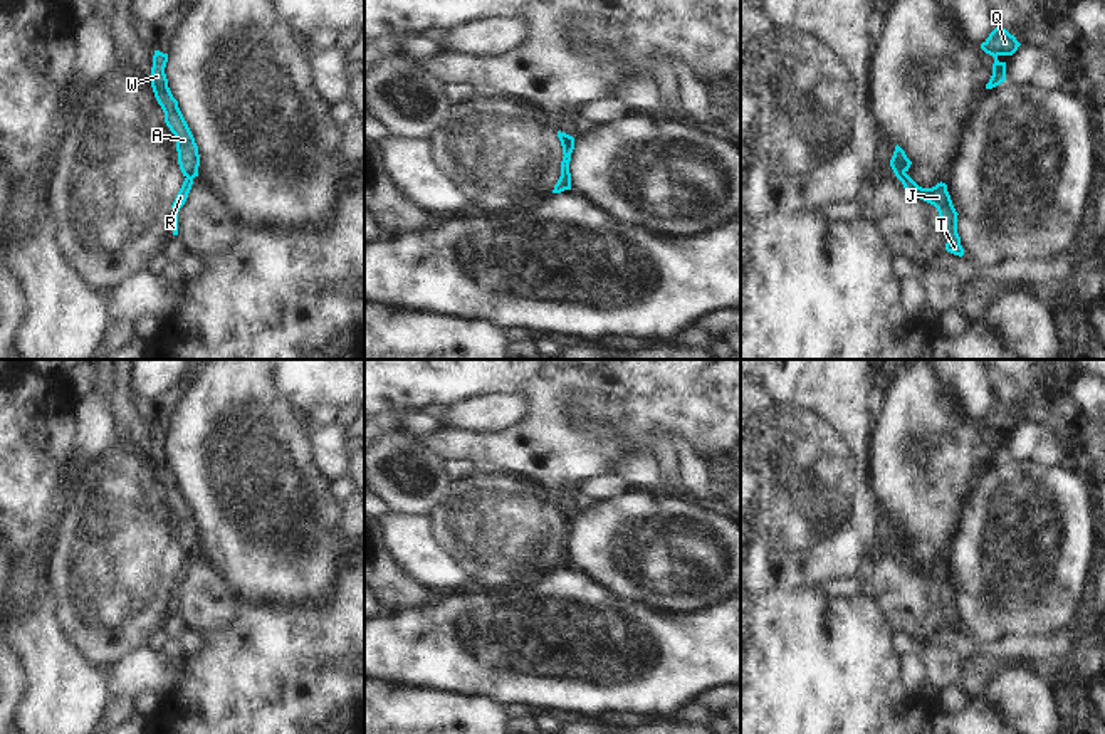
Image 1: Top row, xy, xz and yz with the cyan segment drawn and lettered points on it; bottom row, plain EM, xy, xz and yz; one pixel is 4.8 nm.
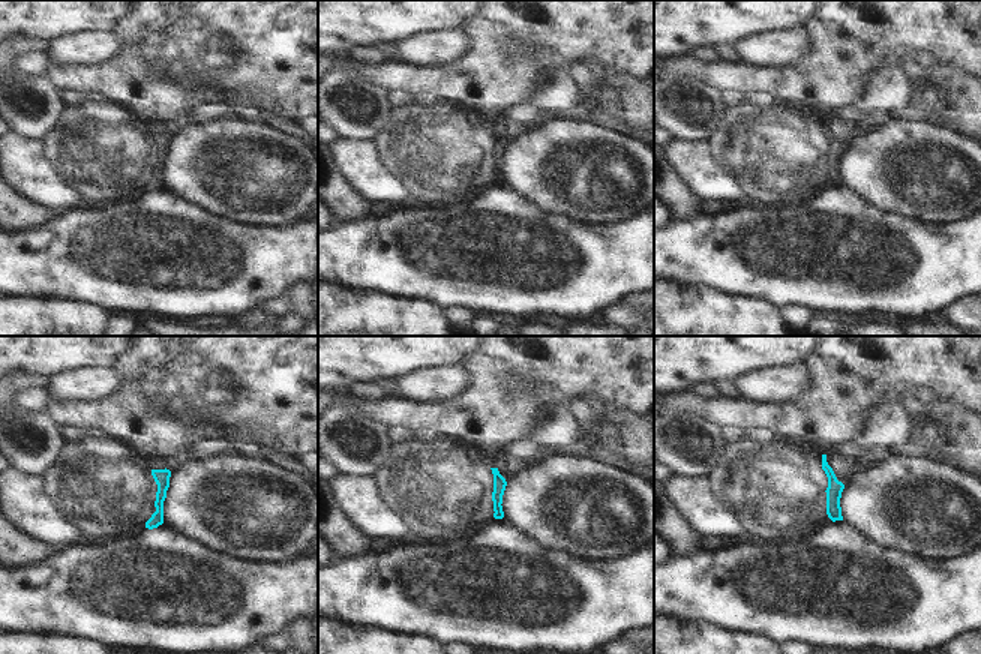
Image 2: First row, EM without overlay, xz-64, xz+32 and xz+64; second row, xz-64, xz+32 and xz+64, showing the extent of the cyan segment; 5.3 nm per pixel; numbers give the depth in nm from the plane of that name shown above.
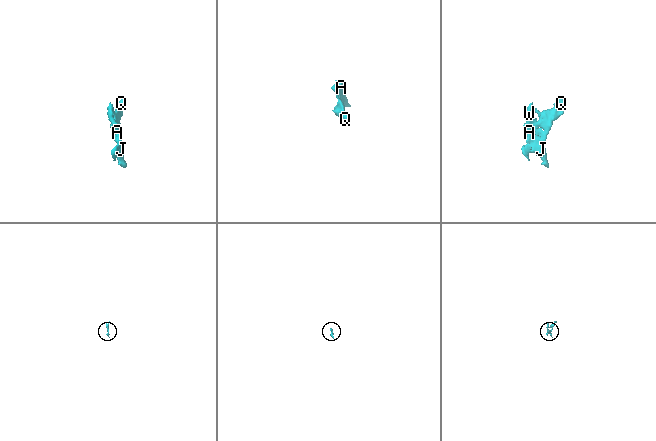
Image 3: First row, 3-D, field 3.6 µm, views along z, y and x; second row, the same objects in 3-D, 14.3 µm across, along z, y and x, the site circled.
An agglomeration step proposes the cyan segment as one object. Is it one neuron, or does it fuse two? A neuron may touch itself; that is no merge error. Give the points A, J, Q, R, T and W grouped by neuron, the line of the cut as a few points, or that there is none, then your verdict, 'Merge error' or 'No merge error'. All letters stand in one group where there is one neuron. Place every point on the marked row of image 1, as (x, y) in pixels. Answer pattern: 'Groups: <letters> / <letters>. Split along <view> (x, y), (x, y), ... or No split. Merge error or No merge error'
Groups: A Q W / J R T. Split along xy (197, 172), (187, 177). Merge error

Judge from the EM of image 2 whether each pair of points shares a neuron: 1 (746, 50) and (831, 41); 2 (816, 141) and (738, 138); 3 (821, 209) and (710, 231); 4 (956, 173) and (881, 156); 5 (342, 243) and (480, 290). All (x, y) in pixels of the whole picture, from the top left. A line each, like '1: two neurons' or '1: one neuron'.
1: two neurons
2: one neuron
3: one neuron
4: one neuron
5: one neuron

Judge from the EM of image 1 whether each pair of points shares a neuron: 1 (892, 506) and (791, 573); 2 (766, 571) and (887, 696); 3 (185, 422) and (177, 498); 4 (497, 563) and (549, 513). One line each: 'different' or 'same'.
1: different
2: different
3: same
4: same

